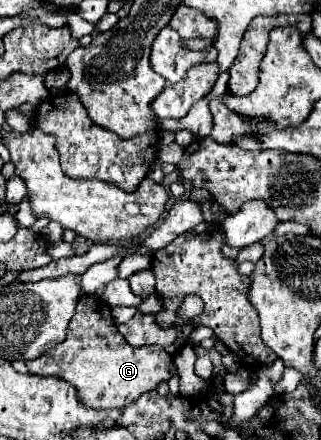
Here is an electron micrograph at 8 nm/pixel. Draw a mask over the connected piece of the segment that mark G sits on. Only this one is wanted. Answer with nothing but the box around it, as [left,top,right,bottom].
[28,296,172,408]

